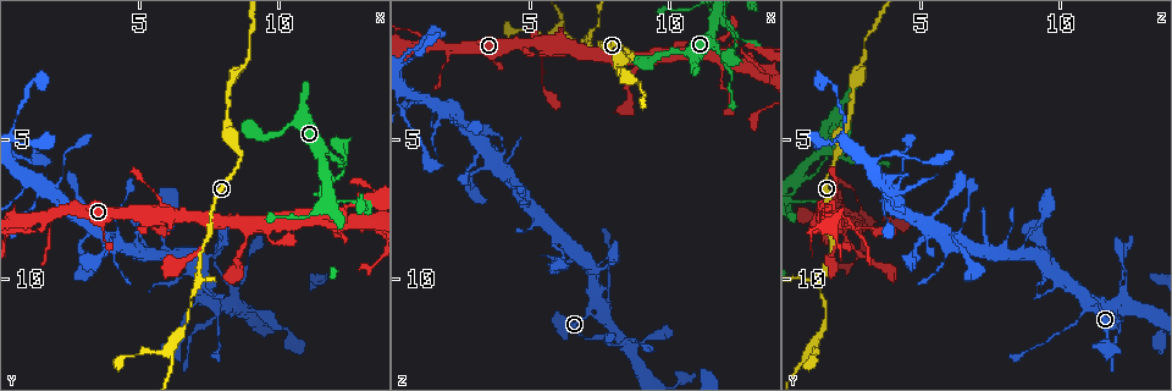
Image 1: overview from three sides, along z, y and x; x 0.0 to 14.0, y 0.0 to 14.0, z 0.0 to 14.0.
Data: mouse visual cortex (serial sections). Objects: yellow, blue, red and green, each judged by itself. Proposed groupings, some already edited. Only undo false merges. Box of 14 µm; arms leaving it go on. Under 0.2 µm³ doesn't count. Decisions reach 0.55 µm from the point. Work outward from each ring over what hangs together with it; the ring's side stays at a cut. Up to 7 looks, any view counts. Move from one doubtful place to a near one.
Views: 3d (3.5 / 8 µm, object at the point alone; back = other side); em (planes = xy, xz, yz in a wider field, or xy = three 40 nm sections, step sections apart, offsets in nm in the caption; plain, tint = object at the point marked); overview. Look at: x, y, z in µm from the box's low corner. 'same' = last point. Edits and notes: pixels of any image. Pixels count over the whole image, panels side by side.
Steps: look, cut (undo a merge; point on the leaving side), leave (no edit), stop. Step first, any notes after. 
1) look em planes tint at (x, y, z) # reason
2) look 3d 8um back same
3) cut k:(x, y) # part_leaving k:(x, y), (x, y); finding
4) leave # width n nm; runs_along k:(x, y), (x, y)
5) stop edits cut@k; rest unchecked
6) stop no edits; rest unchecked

look 3d 3.5um back at (7.1, 9.7, 1.6) # three arms meet

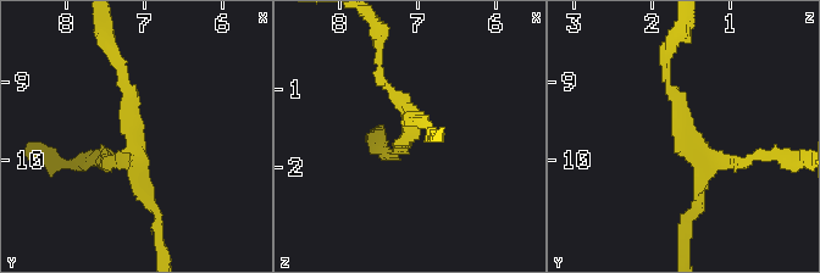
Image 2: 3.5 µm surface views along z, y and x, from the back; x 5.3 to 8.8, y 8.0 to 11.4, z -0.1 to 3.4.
look em xy step 2 tint at (7.15, 9.70, 1.55)

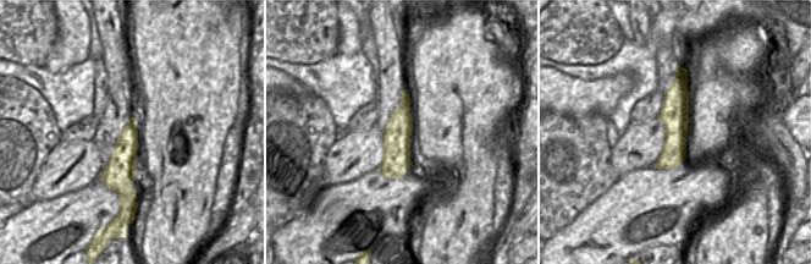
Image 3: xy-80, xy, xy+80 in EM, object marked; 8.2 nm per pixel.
leave # arm_widths 150, 150, 150 nm; runs_along 2:(118, 62), (153, 209); all the same cell

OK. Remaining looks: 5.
look 3d 3.5um at (11.9, 5.5, 2.0) # abrupt turn

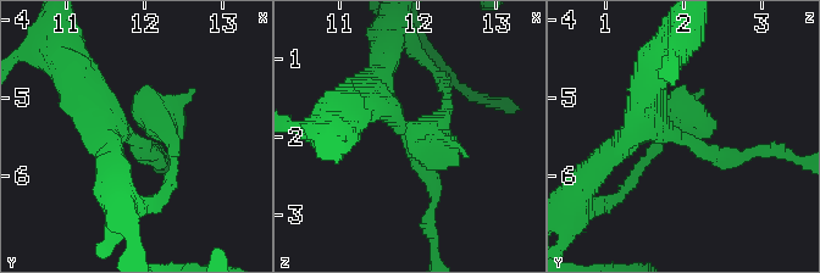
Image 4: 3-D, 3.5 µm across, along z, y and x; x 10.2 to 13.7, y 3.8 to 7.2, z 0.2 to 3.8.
look em xy step 2 tint at (11.80, 5.50, 2.00) # need the tissue

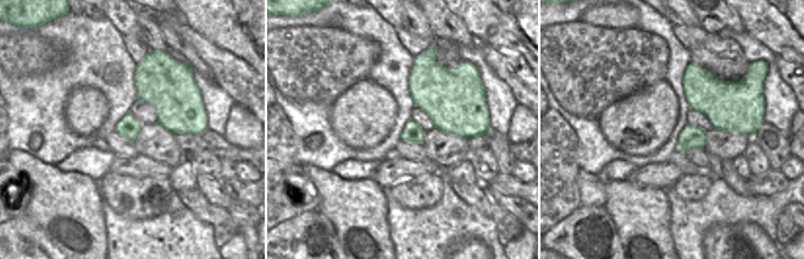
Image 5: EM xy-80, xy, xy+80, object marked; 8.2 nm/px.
look em xy step 3 tint same

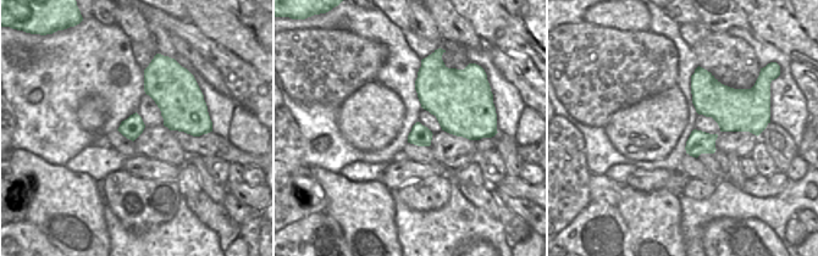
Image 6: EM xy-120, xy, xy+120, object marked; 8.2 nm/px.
leave # runs_along 4:(82, 99), (138, 146), (165, 128); all the same cell

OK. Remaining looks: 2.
look 3d 3.5um at (1.1, 6.5, 3.6) # three-way junction

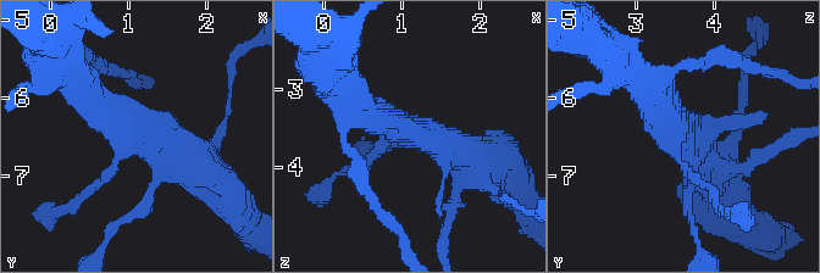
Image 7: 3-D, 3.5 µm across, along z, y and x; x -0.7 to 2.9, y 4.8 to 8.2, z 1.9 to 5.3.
look em xy step 1 tint at (1.00, 6.45, 3.50) # arms 3; arm_widths 150, 400, 500 nm

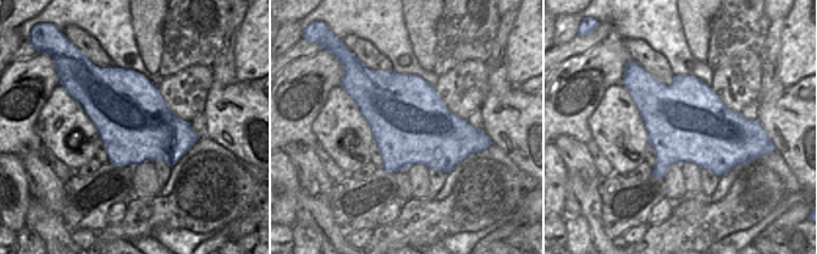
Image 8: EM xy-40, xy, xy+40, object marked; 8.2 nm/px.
leave # runs_along 7:(198, 166), (75, 84); all the same cell

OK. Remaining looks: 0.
stop no edits; rest unchecked

